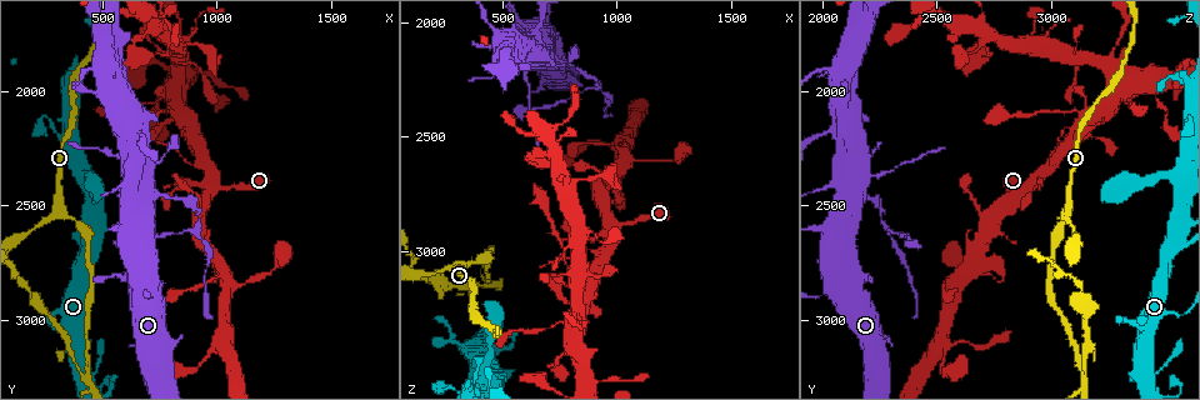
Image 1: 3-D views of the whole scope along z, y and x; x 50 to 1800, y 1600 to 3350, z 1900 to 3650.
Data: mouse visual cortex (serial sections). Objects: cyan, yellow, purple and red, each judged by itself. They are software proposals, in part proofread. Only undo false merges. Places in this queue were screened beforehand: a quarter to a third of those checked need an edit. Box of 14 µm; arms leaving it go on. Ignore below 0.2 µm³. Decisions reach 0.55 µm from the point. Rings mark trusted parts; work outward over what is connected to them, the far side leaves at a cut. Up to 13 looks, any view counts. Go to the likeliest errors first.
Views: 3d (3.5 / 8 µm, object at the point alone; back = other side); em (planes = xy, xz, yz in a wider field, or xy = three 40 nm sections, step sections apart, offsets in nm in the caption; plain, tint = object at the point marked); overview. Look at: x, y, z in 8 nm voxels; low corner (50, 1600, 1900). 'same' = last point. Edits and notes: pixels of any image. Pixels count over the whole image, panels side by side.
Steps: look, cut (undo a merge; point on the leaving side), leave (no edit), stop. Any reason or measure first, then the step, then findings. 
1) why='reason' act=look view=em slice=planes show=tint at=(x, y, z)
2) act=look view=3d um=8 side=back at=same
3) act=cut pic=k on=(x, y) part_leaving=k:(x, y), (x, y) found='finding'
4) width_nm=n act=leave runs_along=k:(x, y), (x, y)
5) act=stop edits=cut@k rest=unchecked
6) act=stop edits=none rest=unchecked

why='three arms meet' act=look view=3d um=3.5 at=(310, 2520, 3070)

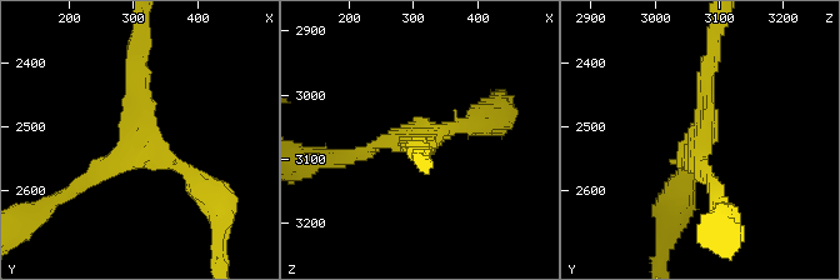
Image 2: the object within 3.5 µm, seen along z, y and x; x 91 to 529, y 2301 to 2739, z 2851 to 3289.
arms=3 arm_widths_nm=200,200,250 why='need the tissue' act=look view=em slice=xy step=1 show=tint at=(315, 2515, 3070)

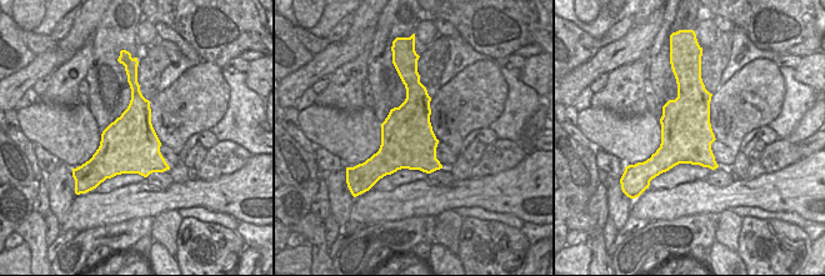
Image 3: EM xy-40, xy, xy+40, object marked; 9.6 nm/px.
why='cut it another way' act=look view=em slice=xy step=3 show=tint at=same

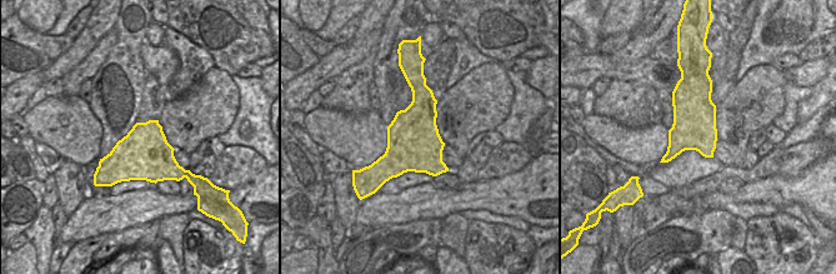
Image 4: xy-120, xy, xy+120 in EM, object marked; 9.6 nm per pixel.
act=leave runs_along=2:(136, 55), (148, 148), (201, 186) found='all the same cell'

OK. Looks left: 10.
why='arms run side by side' act=look view=3d um=3.5 at=(440, 3230, 3130)

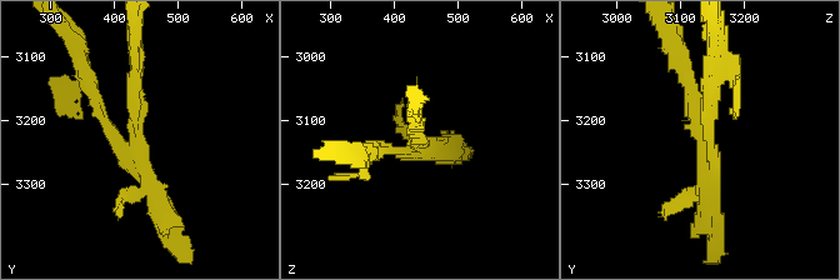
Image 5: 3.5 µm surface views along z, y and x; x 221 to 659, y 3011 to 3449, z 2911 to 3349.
arms=4 arm_widths_nm=100,200,200,250 why='need the tissue' act=look view=em slice=planes show=tint at=(435, 3230, 3135)

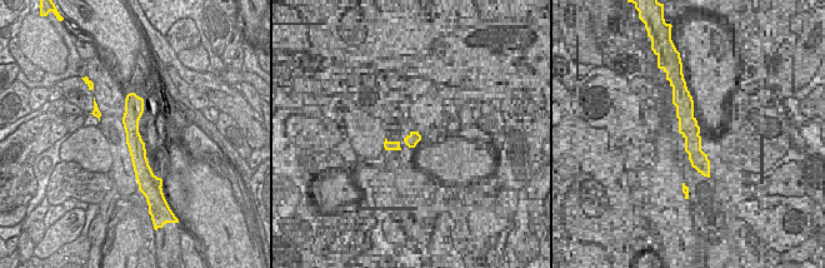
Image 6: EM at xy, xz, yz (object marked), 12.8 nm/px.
act=look view=em slice=xy step=5 show=tint at=same

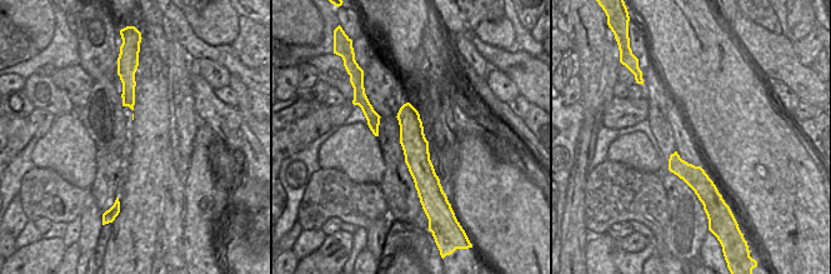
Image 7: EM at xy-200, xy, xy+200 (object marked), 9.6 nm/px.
act=cut pic=5 on=(94, 100) part_leaving=5:(126, 146), (110, 131), (69, 35) found='two cells meet here'

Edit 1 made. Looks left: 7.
why='thick turns thin' act=look view=3d um=3.5 at=(1000, 3100, 2520)

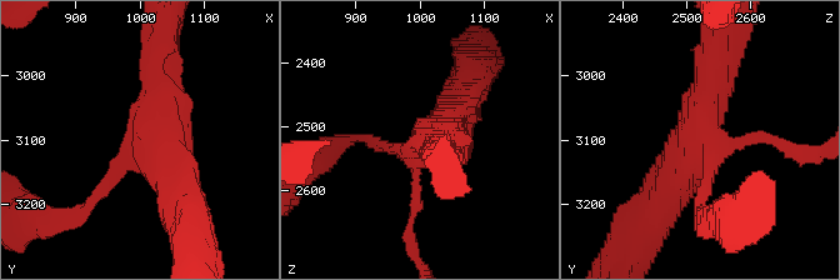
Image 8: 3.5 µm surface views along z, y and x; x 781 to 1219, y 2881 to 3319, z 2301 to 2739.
act=look view=em slice=xy step=3 show=tint at=(1005, 3115, 2535)

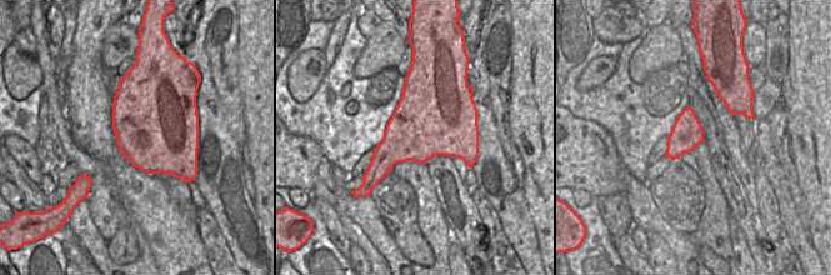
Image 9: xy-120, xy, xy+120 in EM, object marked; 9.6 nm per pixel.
width_nm=750 act=leave runs_along=8:(720, 53), (691, 156), (666, 199) found='all the same cell'

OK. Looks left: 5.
act=look view=overview

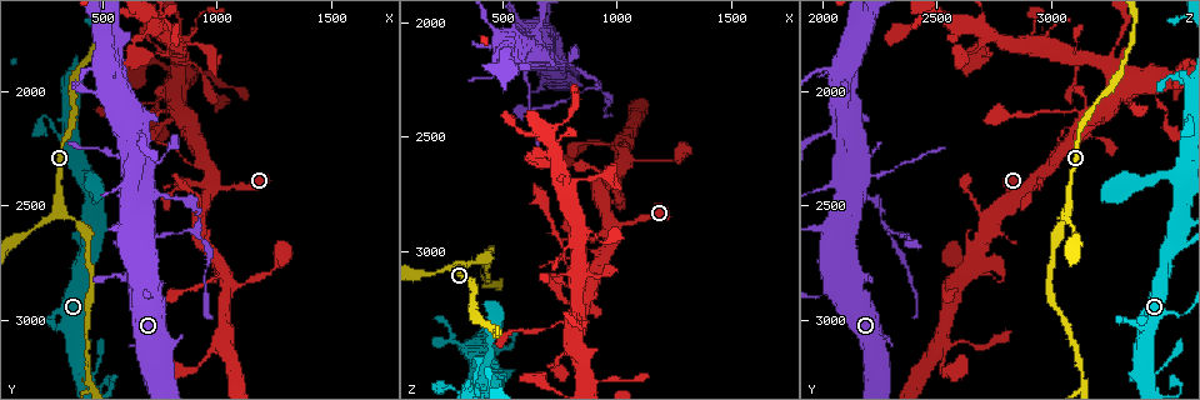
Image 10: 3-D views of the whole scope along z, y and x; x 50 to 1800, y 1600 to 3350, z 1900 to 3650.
why='narrows sharply' act=look view=3d um=3.5 at=(810, 1870, 3240)

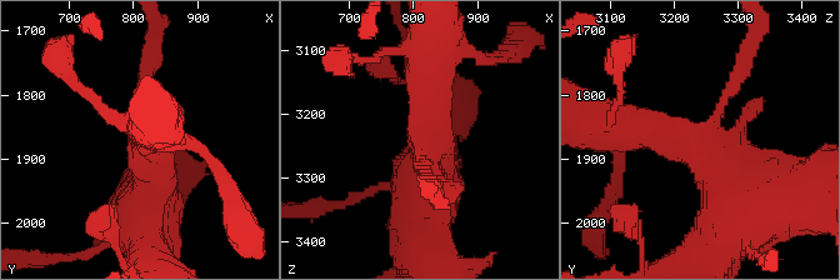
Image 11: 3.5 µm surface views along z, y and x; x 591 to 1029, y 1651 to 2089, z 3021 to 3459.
why='shape alone is not enough' act=look view=em slice=xy step=5 show=tint at=(820, 1860, 3250)

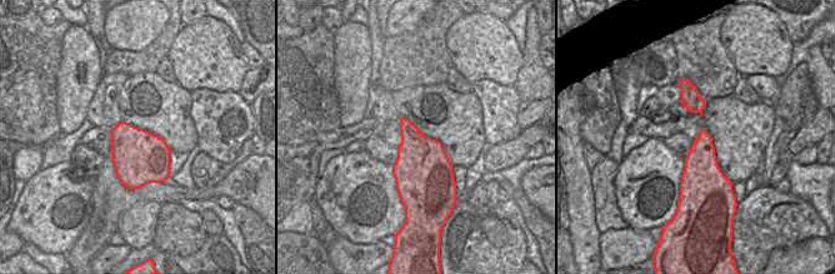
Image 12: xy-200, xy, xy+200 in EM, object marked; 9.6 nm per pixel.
why='another direction' act=look view=em slice=xy step=3 show=tint at=same

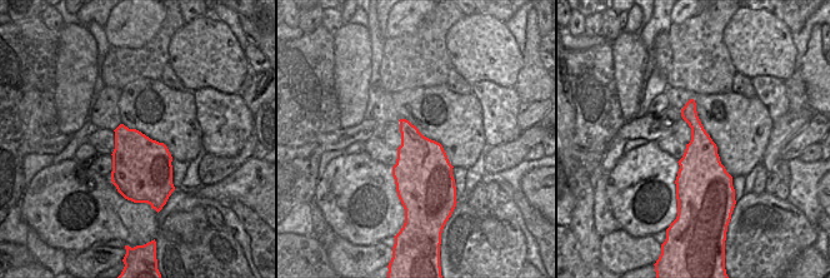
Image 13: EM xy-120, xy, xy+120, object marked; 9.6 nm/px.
width_nm=500 act=leave runs_along=11:(736, 223), (698, 149), (618, 126) found='one cell here'

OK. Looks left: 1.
act=stop edits=cut@5 rest=unchecked

